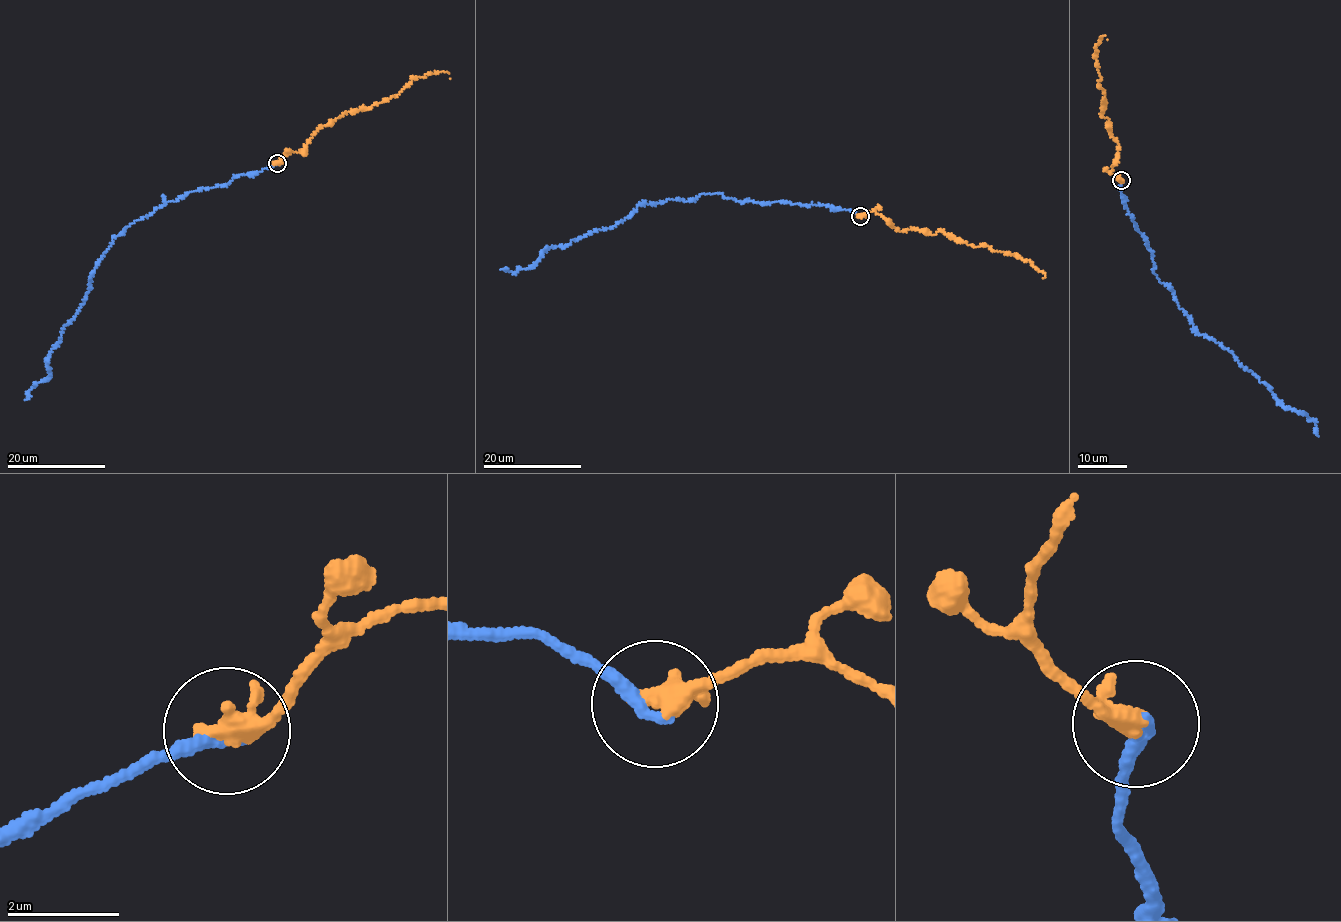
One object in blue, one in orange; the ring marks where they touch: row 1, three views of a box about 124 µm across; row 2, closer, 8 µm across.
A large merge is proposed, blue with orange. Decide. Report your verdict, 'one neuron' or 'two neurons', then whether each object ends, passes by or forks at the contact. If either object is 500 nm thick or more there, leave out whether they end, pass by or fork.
one neuron | blue ends | orange ends

